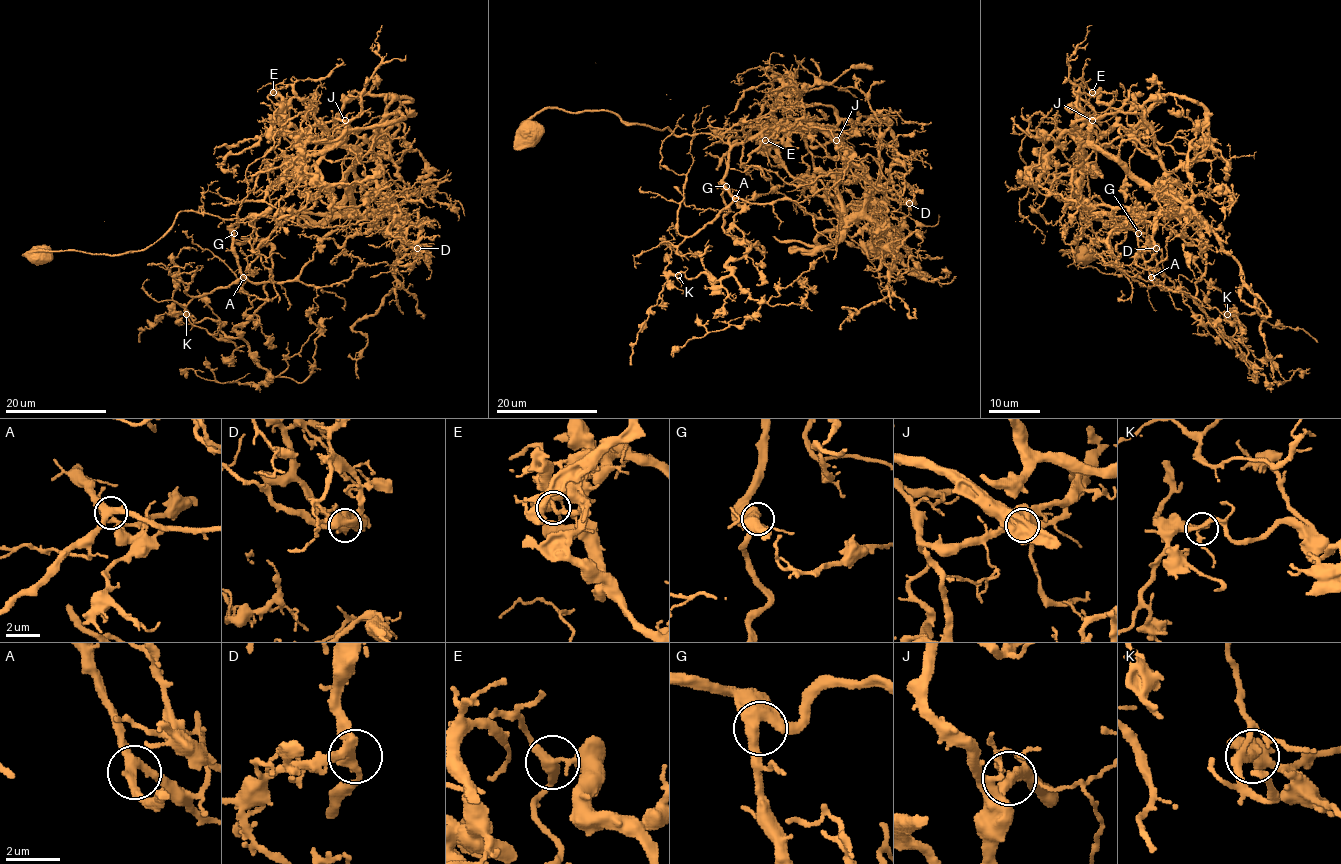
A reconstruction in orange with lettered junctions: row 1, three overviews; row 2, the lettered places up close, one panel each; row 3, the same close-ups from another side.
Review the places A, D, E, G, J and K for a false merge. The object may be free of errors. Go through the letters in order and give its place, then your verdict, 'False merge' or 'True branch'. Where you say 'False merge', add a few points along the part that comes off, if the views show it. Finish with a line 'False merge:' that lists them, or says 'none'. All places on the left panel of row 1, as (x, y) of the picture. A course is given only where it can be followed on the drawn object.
A: Place: (243, 277). True branch
D: Place: (417, 248). True branch
E: Place: (273, 92). False merge. Course of the part to remove: (274, 92), (284, 130), (232, 225), (236, 242), (270, 246), (265, 302), (237, 337), (165, 313), (138, 342)
G: Place: (234, 233). True branch
J: Place: (345, 120). True branch
K: Place: (186, 314). True branch
False merge: E

